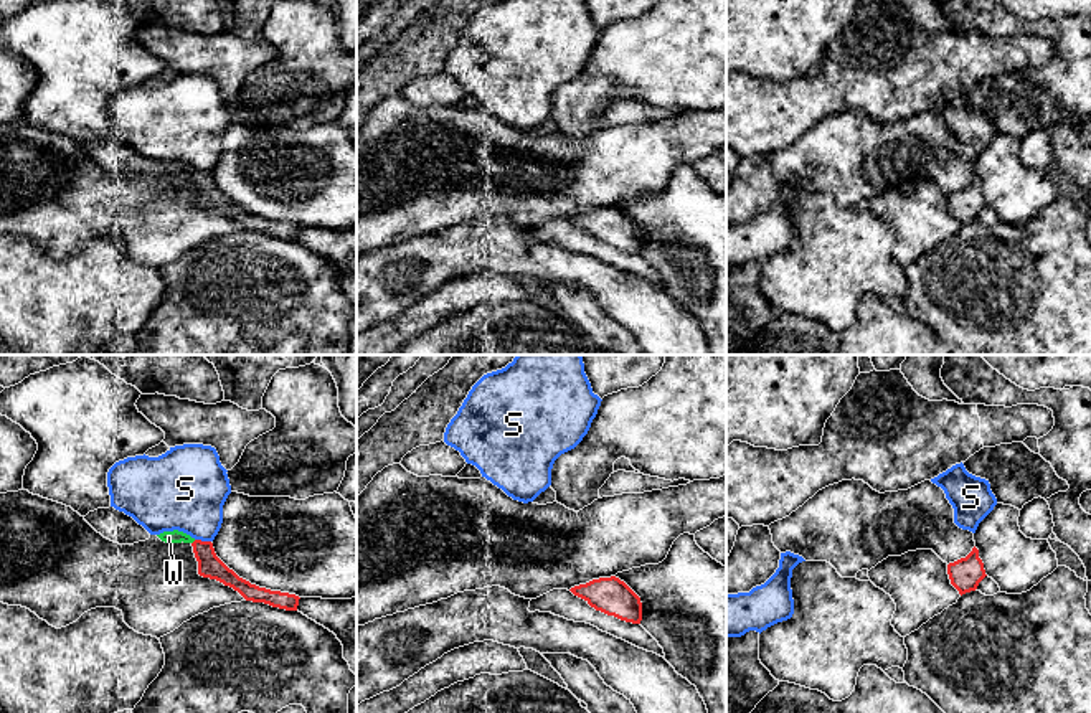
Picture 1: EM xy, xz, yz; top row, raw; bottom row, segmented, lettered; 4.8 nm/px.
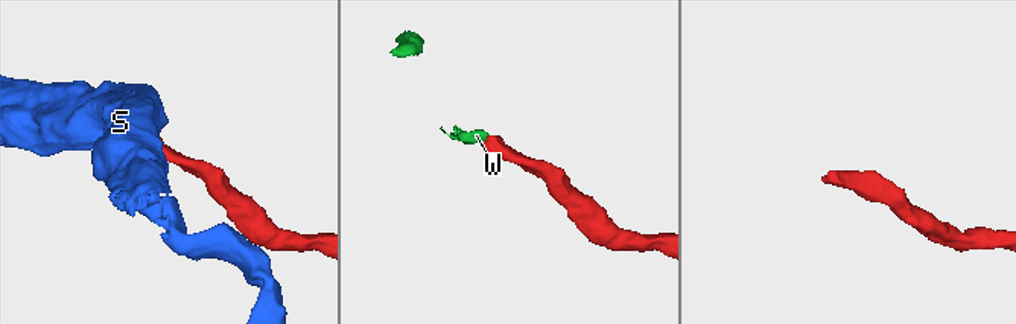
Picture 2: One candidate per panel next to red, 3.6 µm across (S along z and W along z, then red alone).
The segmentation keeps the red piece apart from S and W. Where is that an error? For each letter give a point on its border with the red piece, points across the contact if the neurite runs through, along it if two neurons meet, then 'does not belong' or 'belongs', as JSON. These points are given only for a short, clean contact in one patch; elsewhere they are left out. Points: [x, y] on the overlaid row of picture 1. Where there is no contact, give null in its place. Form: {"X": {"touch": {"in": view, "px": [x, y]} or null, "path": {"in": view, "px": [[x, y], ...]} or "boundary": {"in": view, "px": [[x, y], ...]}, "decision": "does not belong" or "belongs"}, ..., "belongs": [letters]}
{"S": {"touch": {"in": "xy", "px": [203, 542]}, "decision": "does not belong"}, "W": {"touch": {"in": "xy", "px": [193, 542]}, "path": {"in": "xy", "px": [[210, 565], [205, 553], [193, 542], [184, 537], [169, 537]]}, "decision": "belongs"}, "belongs": ["W"]}

